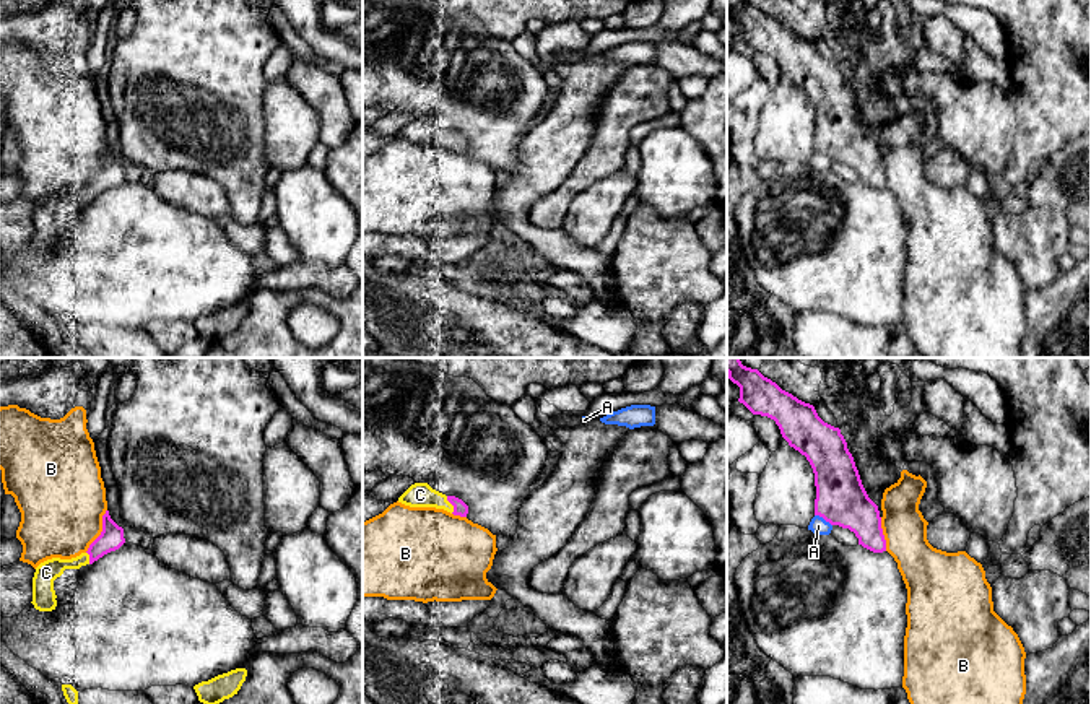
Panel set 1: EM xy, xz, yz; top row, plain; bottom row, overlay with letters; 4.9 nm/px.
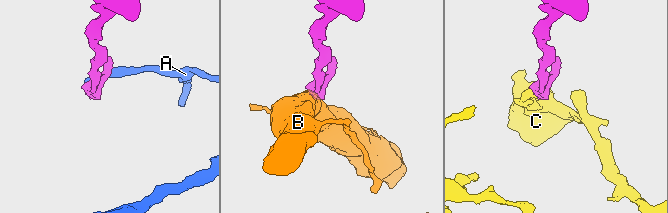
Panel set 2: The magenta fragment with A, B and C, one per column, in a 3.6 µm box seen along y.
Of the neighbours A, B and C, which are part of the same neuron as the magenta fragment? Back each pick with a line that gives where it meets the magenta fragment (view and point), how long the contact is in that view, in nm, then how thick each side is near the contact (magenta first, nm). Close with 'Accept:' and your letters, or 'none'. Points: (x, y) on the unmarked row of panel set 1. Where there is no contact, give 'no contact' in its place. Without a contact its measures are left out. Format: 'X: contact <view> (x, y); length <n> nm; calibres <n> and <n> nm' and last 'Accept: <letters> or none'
C: contact xz (451, 139); length 90 nm; calibres 70 and 130 nm
Accept: C

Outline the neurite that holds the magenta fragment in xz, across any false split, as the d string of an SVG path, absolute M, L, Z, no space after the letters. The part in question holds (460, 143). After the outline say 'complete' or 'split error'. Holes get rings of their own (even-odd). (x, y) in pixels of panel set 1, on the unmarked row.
M415 119L411 120L400 133L398 138L410 143L436 143L444 145L454 151L467 153L468 141L455 133L446 132L436 125L432 125L428 119Z; split error

